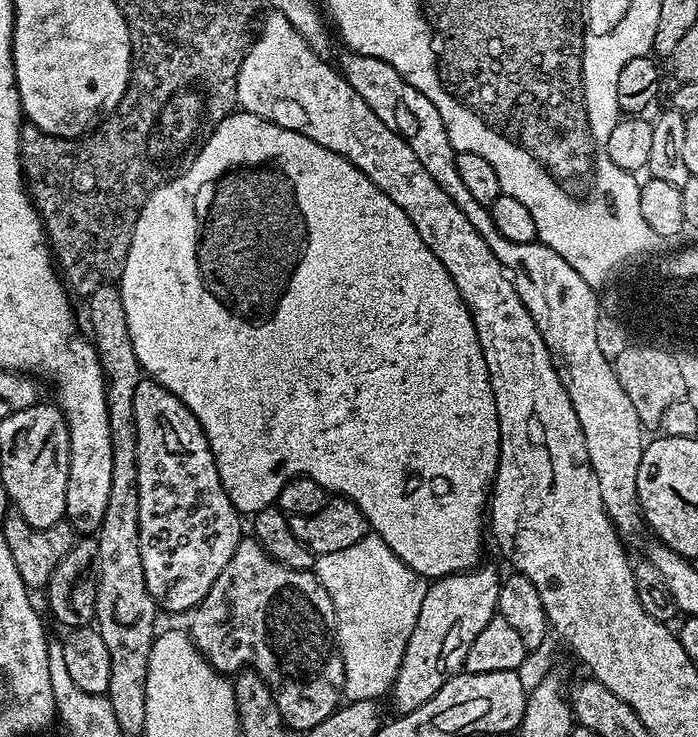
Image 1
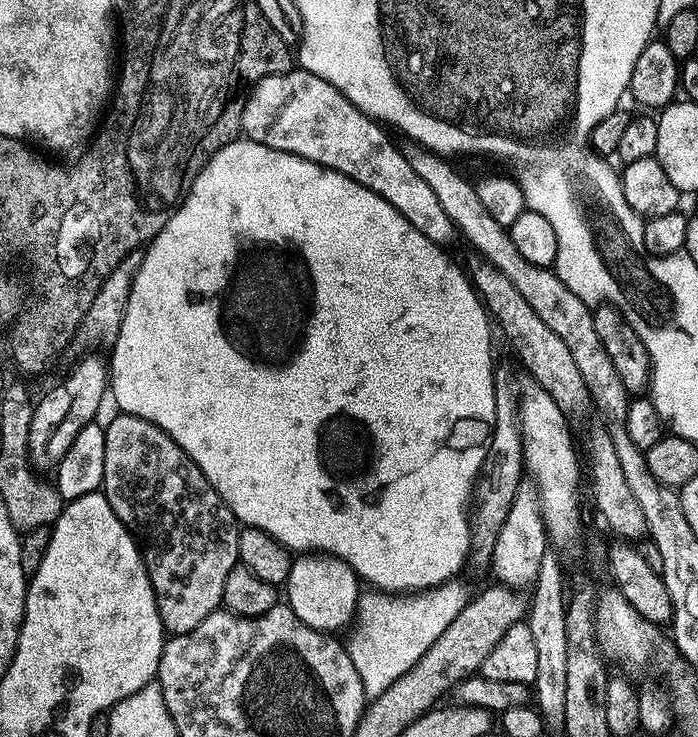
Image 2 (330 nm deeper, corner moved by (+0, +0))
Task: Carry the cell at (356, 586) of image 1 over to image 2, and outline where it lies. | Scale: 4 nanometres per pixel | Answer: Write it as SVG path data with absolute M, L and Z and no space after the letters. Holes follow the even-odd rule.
M460 578L444 581L429 590L417 594L389 594L383 590L368 590L360 597L358 605L358 624L360 633L353 644L347 645L348 657L358 670L365 697L382 694L398 678L415 667L416 663L432 646L470 599L470 591Z

